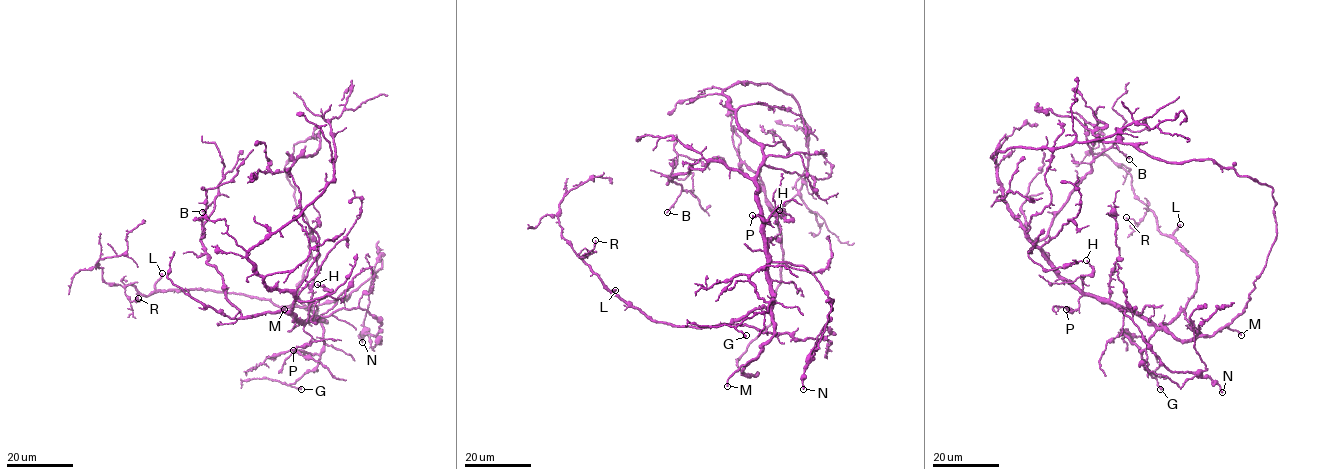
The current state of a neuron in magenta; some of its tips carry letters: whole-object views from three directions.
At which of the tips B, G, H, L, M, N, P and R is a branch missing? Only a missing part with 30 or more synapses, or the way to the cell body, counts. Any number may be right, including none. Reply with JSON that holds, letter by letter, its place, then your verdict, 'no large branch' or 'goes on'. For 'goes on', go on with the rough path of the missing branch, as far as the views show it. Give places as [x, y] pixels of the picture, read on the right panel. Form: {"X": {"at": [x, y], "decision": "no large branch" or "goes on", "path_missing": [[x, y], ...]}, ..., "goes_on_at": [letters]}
{"B": {"at": [1129, 159], "decision": "no large branch"}, "G": {"at": [1160, 389], "decision": "no large branch"}, "H": {"at": [1086, 260], "decision": "no large branch"}, "L": {"at": [1180, 224], "decision": "goes on"}, "M": {"at": [1241, 335], "decision": "goes on", "path_missing": [[1241, 335], [1252, 345], [1272, 352], [1303, 353], [1307, 347], [1314, 307], [1322, 308], [1331, 315], [1333, 312]]}, "N": {"at": [1222, 392], "decision": "no large branch"}, "P": {"at": [1066, 309], "decision": "no large branch"}, "R": {"at": [1126, 217], "decision": "no large branch"}, "goes_on_at": ["L", "M"]}

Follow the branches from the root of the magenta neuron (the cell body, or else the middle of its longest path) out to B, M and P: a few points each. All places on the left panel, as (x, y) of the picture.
B: (320, 320), (304, 325), (285, 311), (242, 316), (202, 244), (214, 202), (202, 212)
M: (320, 320), (321, 318), (325, 322), (326, 319), (293, 303), (284, 309)
P: (320, 320), (305, 322), (303, 329), (311, 340), (293, 350)

